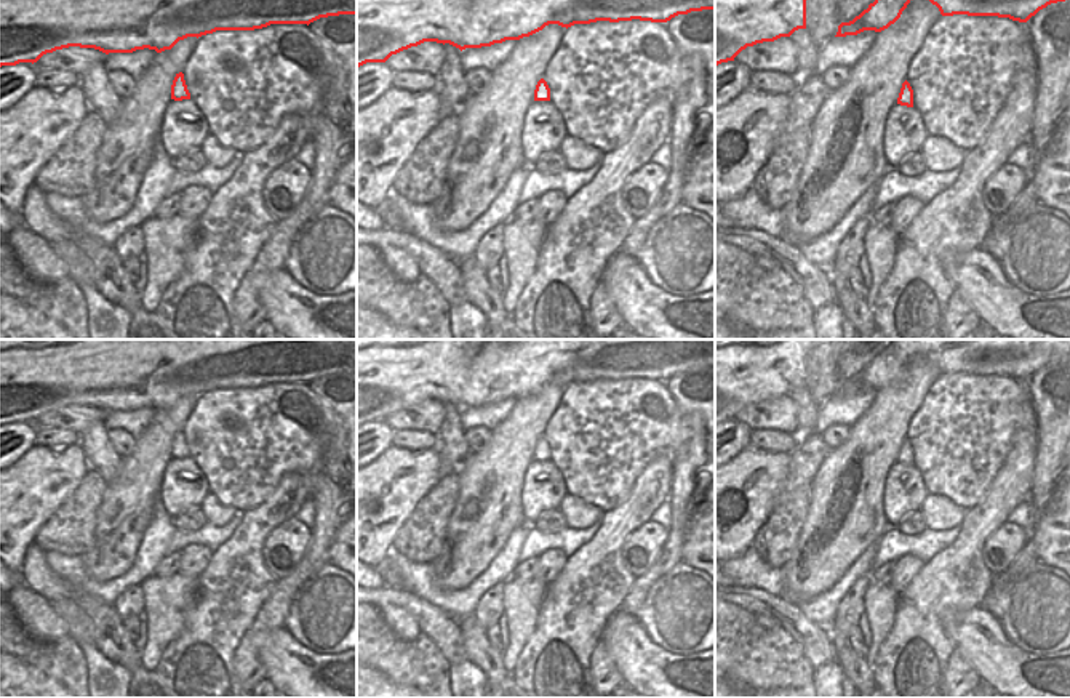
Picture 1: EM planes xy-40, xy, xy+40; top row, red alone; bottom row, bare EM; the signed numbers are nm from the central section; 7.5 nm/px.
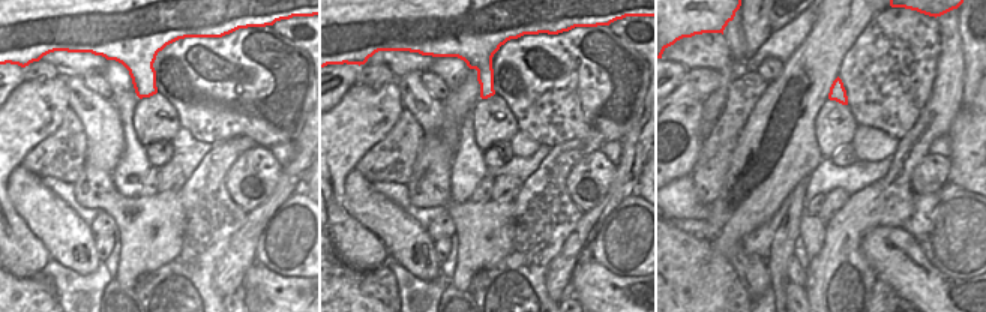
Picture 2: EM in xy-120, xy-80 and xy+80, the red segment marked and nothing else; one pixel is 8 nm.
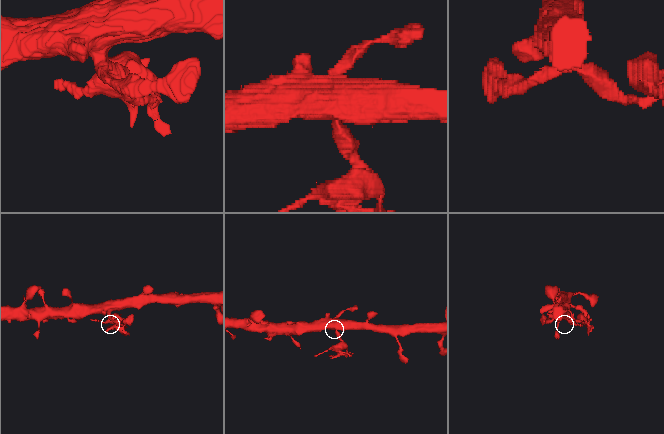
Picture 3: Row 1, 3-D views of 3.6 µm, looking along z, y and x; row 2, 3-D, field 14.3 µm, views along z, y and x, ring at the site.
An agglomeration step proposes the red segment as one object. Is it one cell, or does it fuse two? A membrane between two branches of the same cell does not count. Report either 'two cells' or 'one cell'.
two cells

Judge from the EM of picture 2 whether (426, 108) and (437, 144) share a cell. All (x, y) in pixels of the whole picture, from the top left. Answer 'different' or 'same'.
different

